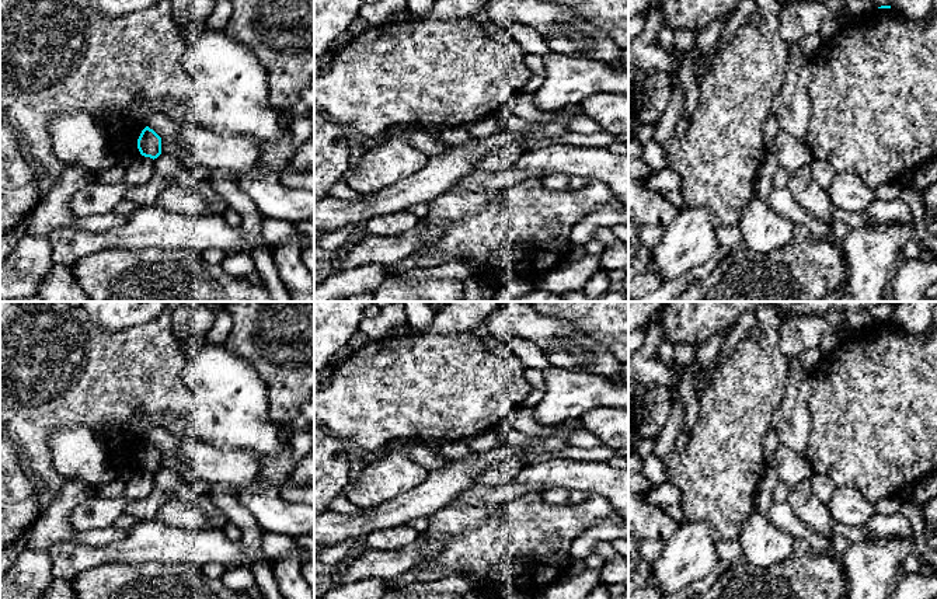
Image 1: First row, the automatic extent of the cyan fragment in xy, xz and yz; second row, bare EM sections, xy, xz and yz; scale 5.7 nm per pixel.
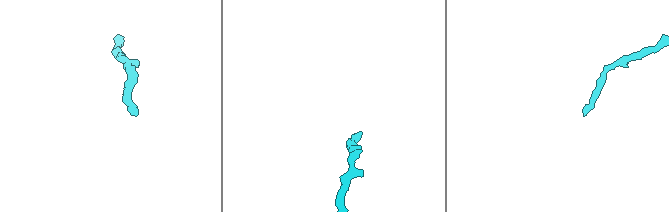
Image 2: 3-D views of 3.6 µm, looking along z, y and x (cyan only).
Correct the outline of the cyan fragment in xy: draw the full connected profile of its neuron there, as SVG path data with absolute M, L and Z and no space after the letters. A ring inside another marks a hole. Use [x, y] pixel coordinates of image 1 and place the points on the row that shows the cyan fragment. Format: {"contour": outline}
{"contour": "M146 126L137 139L137 149L142 156L154 160L161 154L161 137Z"}

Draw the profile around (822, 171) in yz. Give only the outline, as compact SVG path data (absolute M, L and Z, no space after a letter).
M815 159L811 164L811 173L818 185L828 191L835 177L832 166L828 161Z

